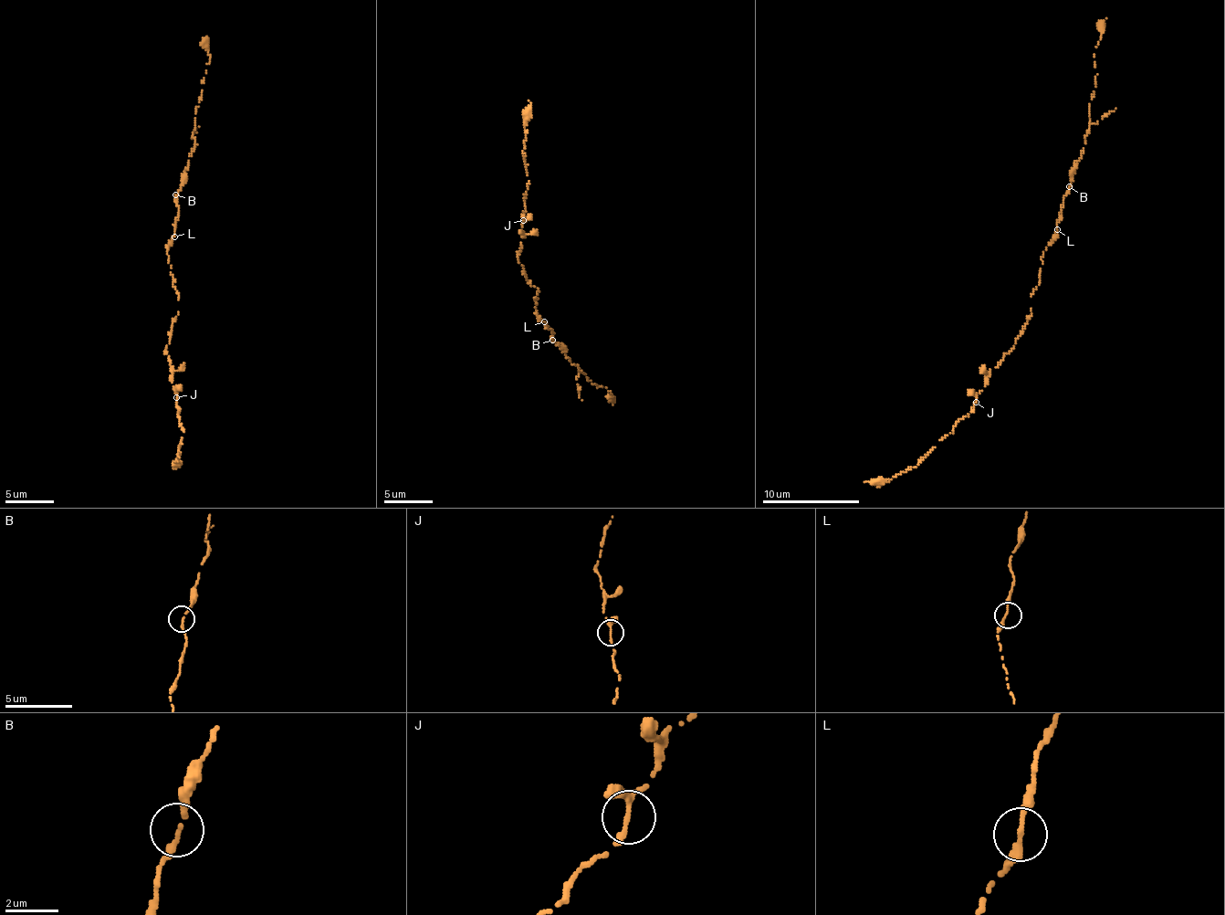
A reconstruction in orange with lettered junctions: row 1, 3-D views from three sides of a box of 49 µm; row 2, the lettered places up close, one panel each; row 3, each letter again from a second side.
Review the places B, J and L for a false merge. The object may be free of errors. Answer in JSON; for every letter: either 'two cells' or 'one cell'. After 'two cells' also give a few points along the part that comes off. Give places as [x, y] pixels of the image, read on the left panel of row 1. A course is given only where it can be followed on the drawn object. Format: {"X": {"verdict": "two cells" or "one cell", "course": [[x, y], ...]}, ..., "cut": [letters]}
{"B": {"verdict": "one cell"}, "J": {"verdict": "two cells", "course": [[177, 398], [176, 407], [183, 431], [175, 462]]}, "L": {"verdict": "one cell"}, "cut": ["J"]}

